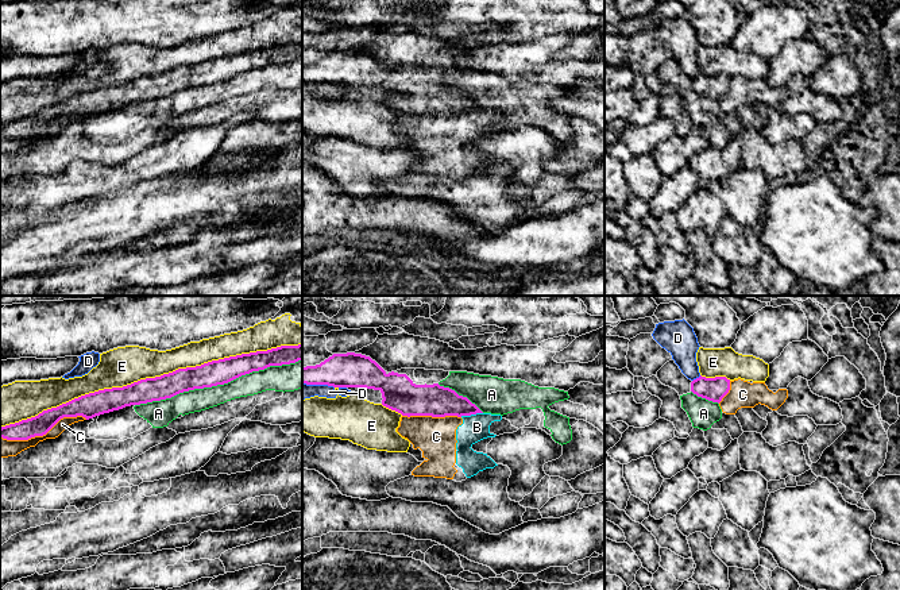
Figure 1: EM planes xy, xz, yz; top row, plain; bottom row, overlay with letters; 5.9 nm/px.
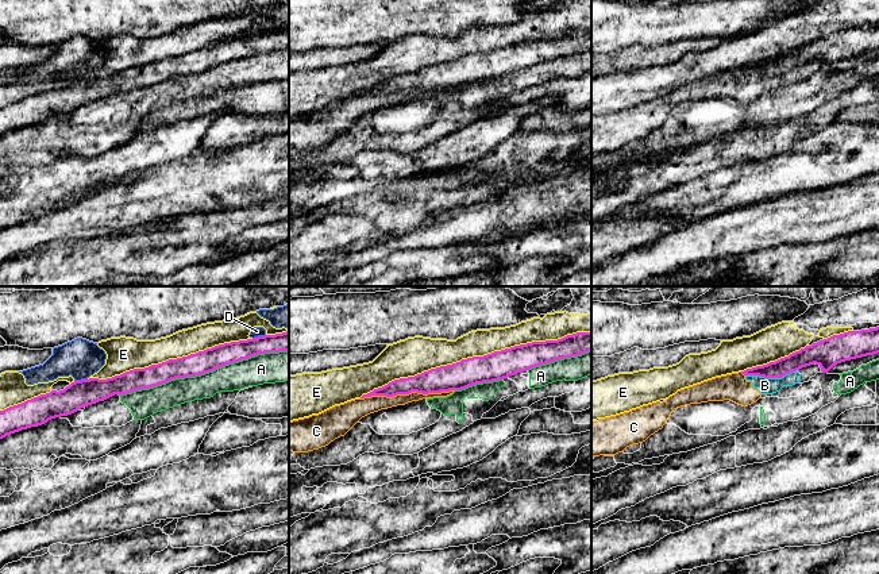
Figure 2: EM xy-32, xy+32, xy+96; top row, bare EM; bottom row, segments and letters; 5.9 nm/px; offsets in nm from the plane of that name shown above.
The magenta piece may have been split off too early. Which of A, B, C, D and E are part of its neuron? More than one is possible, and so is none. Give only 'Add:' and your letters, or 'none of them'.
Add: none of them

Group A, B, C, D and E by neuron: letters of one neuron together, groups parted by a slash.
A / B C / D / E

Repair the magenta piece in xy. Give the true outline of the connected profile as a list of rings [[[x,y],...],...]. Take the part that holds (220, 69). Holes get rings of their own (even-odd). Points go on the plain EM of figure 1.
[[[302,42],[281,43],[267,49],[212,58],[196,65],[178,66],[123,85],[104,86],[81,93],[57,105],[43,108],[35,115],[1,124],[0,135],[28,138],[46,132],[63,115],[82,113],[89,117],[125,104],[171,96],[194,86],[224,82],[252,69],[298,58],[302,58]]]

